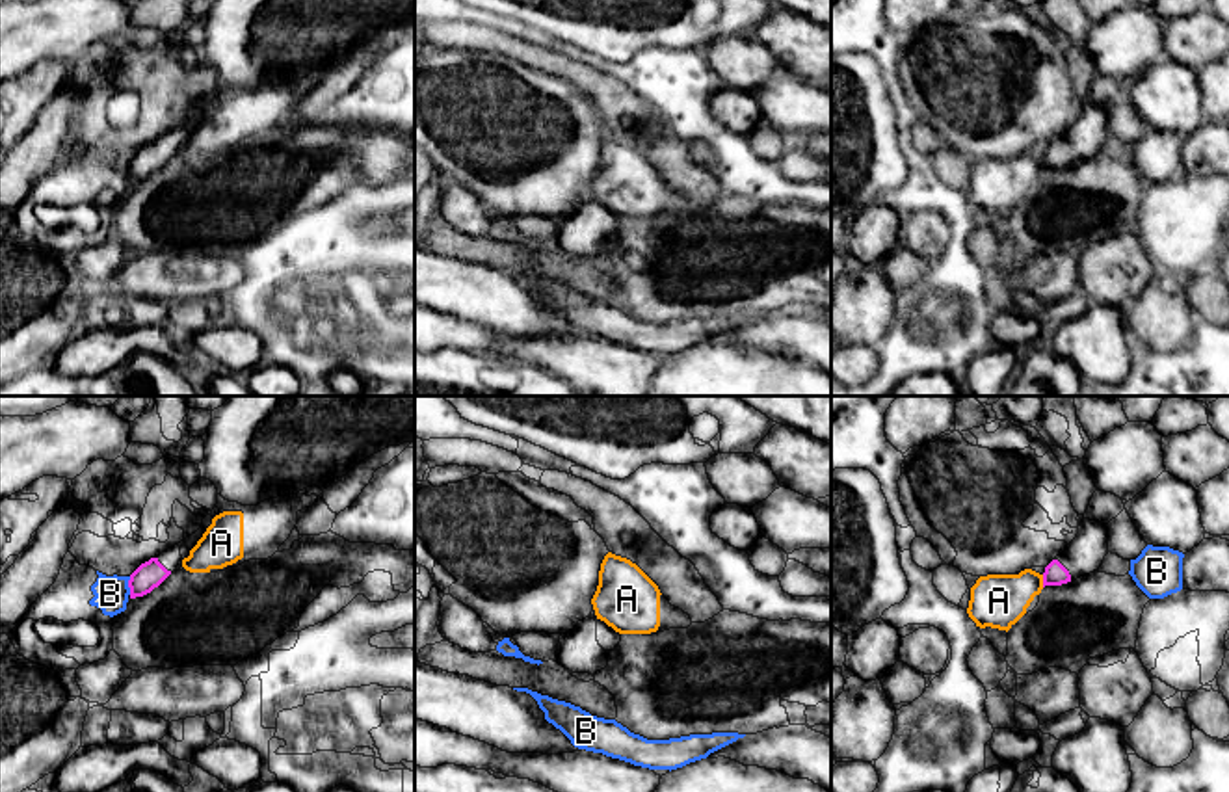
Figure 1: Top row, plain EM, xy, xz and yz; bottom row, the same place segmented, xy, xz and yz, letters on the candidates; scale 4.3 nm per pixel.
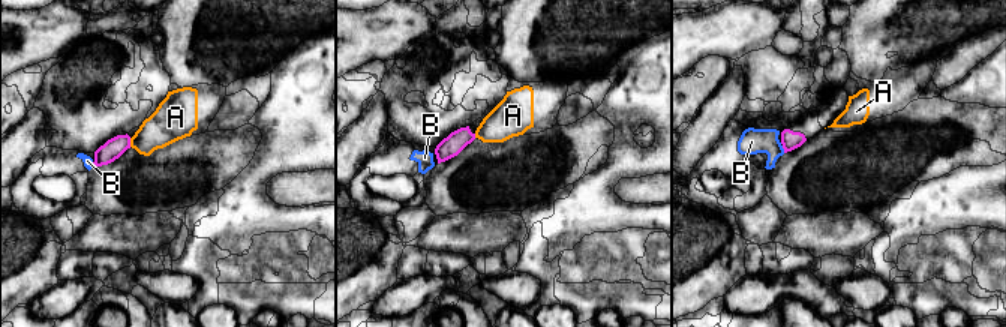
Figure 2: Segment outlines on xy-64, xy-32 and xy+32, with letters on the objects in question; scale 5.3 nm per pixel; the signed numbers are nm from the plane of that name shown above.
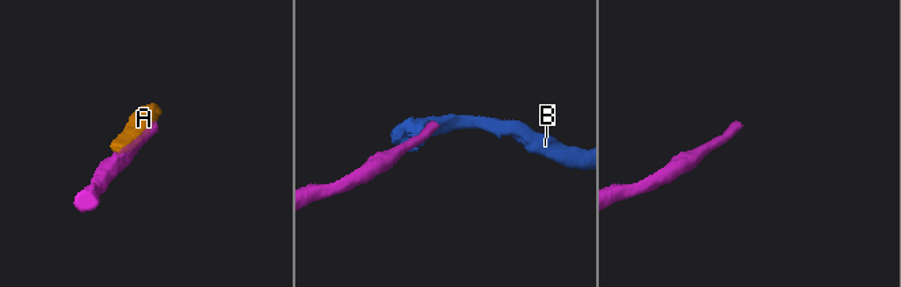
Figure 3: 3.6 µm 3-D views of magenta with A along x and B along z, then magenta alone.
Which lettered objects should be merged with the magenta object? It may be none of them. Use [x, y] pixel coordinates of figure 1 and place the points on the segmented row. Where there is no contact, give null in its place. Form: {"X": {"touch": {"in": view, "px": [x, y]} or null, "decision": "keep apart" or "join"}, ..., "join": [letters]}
{"A": {"touch": {"in": "yz", "px": [1043, 580]}, "decision": "keep apart"}, "B": {"touch": {"in": "xy", "px": [129, 586]}, "decision": "keep apart"}, "join": []}

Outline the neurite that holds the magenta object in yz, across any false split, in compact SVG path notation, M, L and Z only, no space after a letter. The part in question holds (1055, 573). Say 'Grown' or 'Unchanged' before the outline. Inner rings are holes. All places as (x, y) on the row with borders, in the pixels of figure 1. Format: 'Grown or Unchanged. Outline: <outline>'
Grown. Outline: M1082 519L1077 537L1045 567L1043 587L1062 586L1097 571L1106 554L1106 524Z

